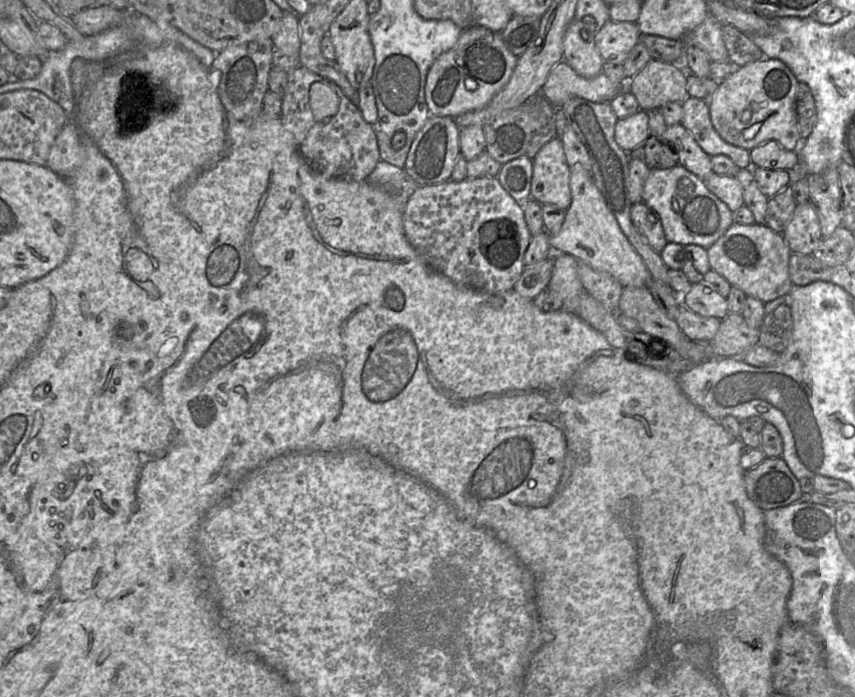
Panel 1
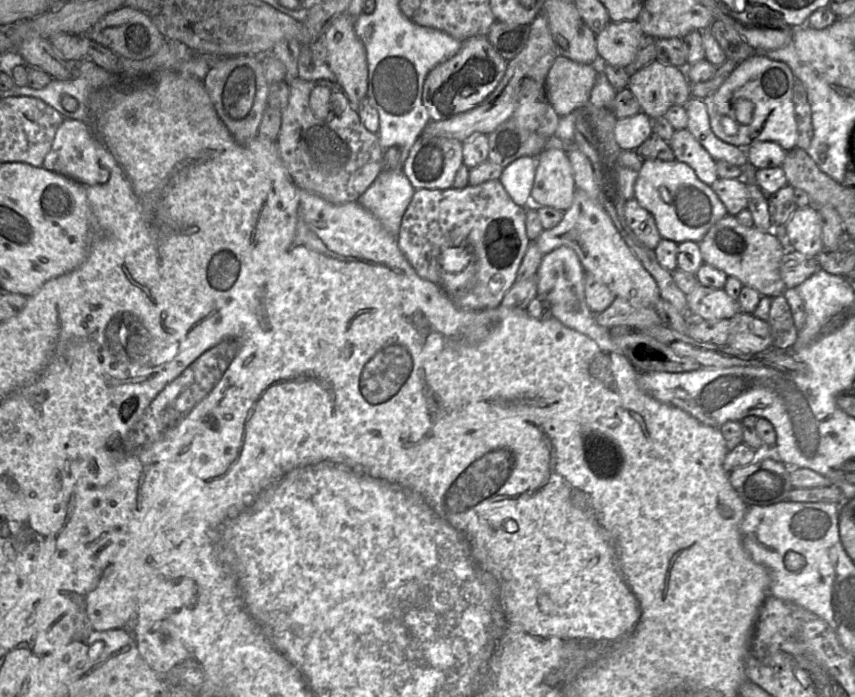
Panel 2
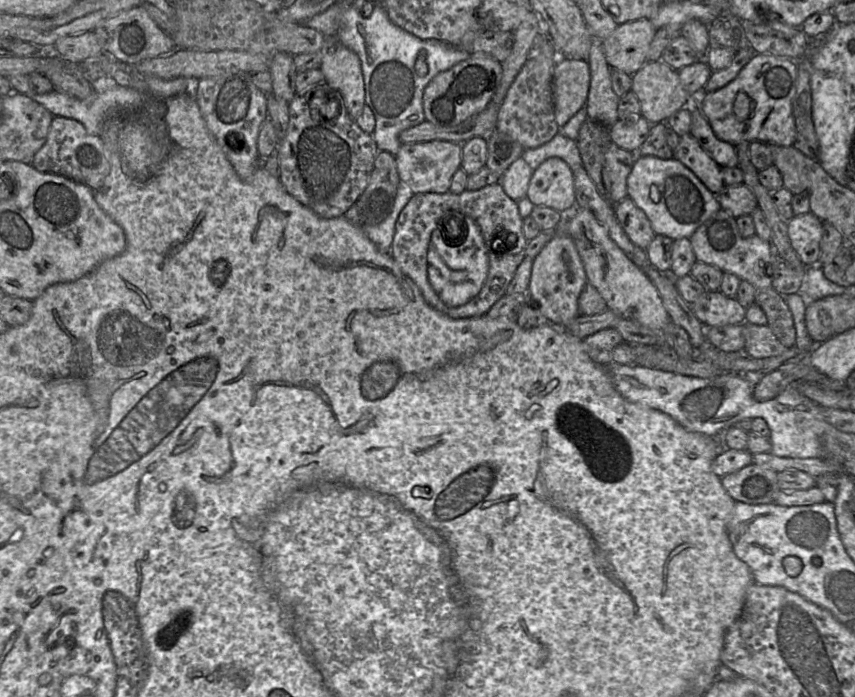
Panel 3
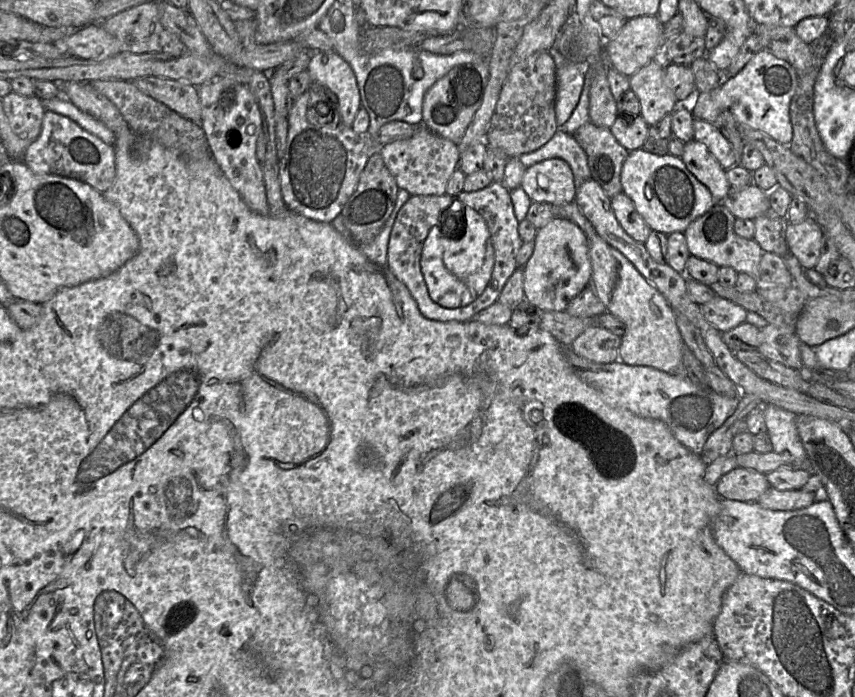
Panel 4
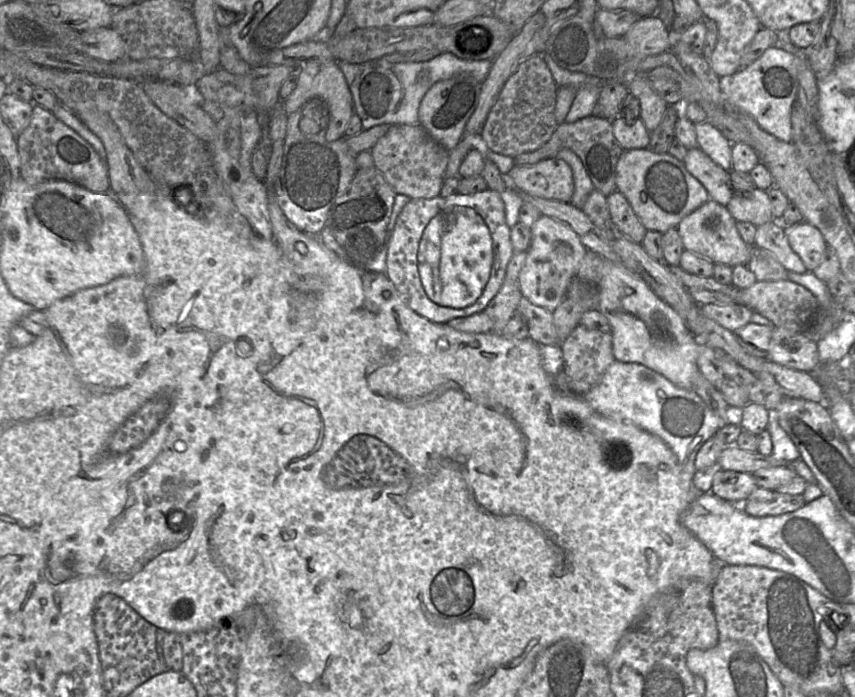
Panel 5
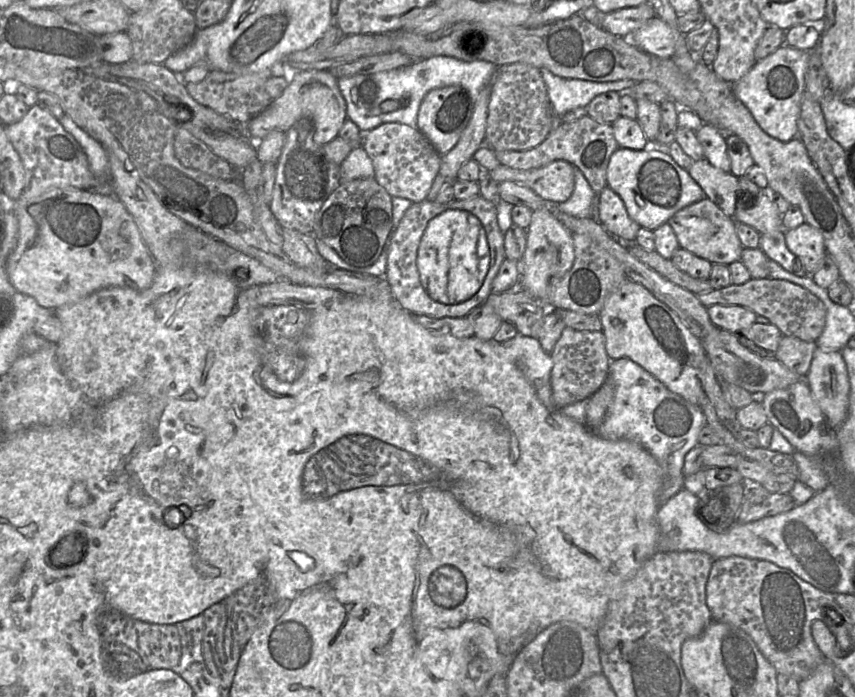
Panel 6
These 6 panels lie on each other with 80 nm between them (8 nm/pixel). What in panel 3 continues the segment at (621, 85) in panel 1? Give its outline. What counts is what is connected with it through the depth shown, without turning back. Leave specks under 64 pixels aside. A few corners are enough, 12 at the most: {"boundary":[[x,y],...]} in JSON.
{"boundary":[[560,58],[552,89],[559,128],[586,104],[587,61]]}

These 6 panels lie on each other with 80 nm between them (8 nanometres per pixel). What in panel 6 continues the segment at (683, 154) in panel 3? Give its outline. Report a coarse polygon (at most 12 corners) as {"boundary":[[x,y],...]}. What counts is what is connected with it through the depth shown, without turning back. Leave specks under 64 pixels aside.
{"boundary":[[693,161],[689,175],[727,216],[736,210],[738,177]]}

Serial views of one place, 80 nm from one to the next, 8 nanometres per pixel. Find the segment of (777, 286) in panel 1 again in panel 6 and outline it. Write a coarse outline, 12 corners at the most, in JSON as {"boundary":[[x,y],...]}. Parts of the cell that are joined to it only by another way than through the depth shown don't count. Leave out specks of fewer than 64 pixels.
{"boundary":[[703,198],[668,221],[679,246],[712,264],[741,261],[735,220]]}

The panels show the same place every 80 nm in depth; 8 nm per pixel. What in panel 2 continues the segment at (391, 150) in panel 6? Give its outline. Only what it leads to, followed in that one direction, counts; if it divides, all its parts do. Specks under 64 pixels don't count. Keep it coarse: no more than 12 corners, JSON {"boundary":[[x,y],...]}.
{"boundary":[[420,135],[401,170],[415,190],[448,189],[454,138]]}

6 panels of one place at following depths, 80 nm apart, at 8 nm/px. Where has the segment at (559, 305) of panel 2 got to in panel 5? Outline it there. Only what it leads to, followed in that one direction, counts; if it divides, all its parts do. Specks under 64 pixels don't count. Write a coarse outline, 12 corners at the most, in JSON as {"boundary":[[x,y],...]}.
{"boundary":[[541,215],[519,272],[524,298],[552,313],[587,248]]}

